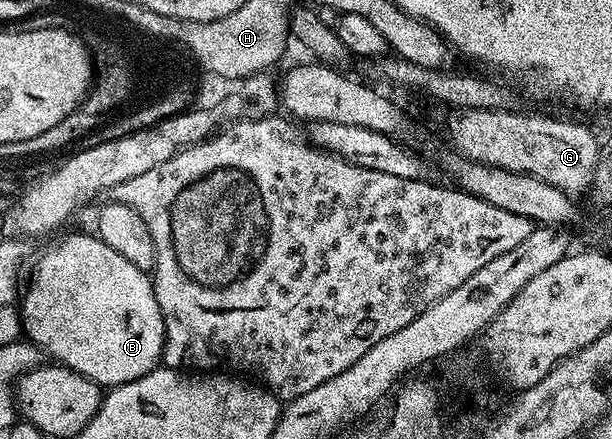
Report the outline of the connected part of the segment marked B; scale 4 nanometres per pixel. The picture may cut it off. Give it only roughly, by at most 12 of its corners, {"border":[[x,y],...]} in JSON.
{"border":[[70,233],[33,262],[21,328],[103,387],[159,368],[145,269]]}

